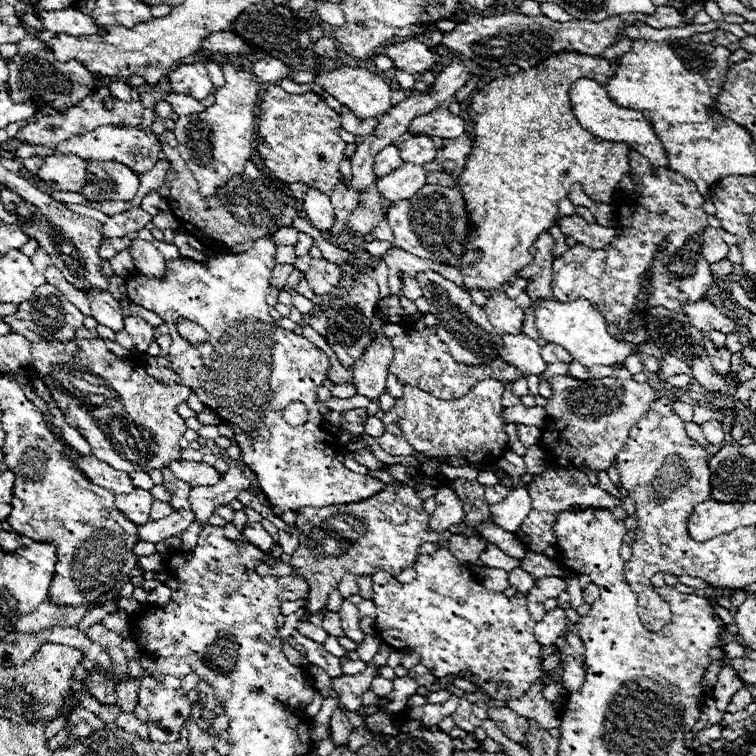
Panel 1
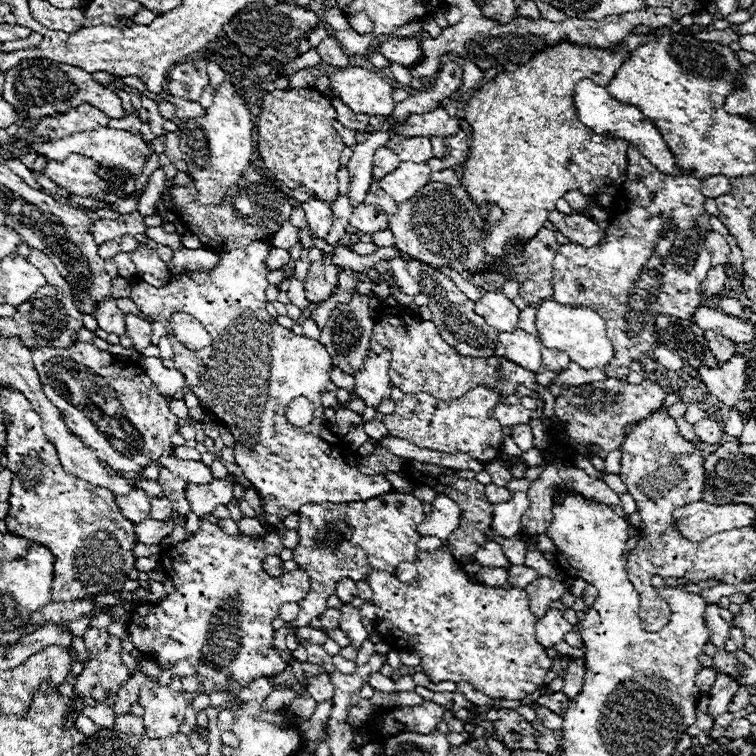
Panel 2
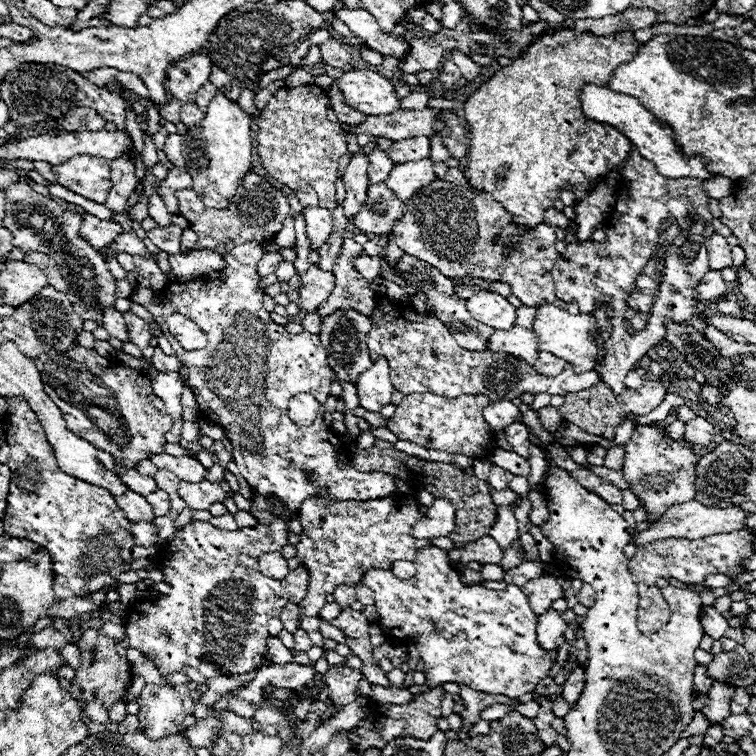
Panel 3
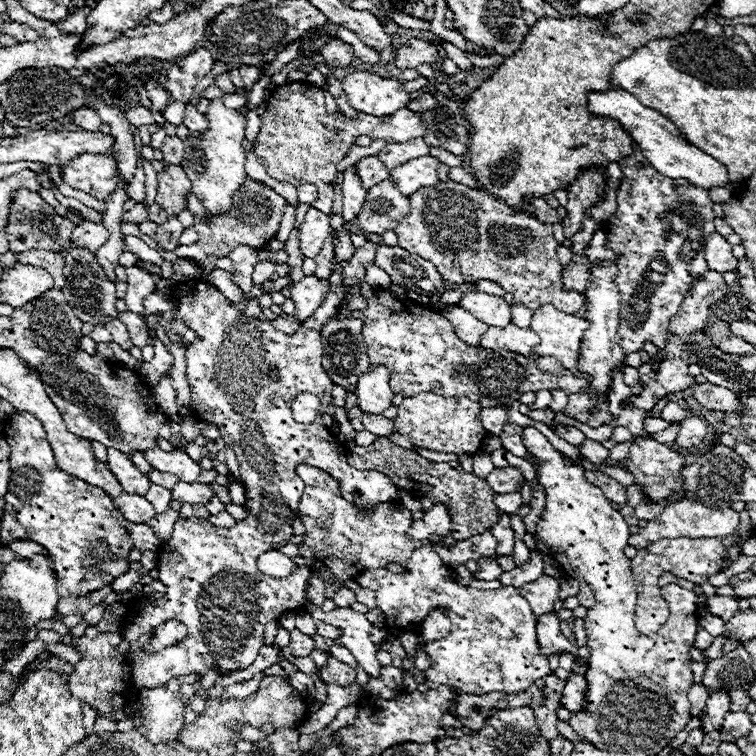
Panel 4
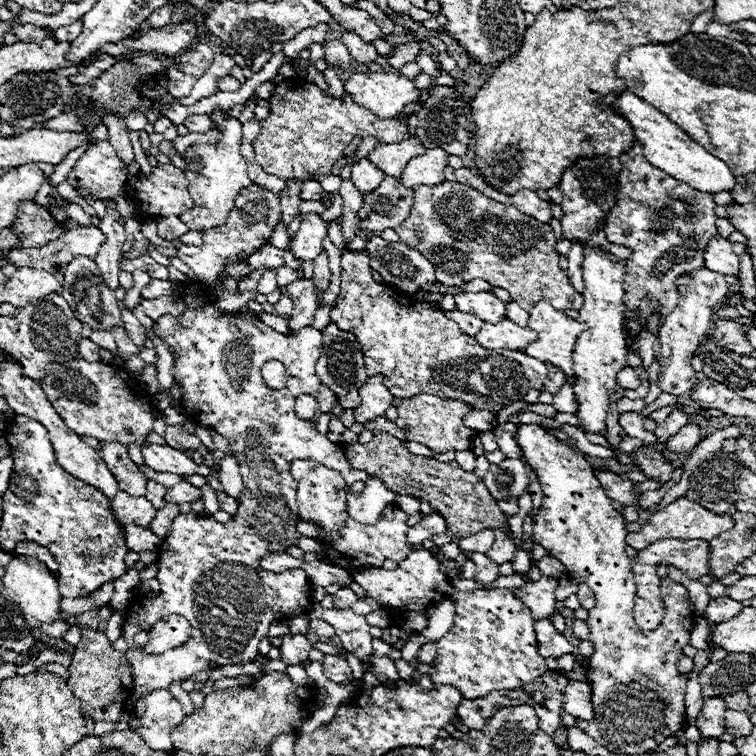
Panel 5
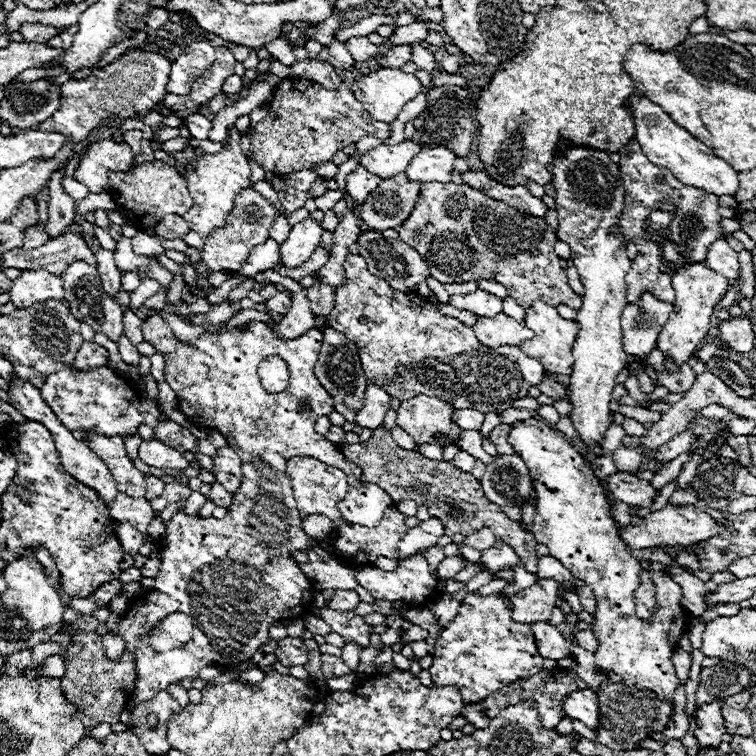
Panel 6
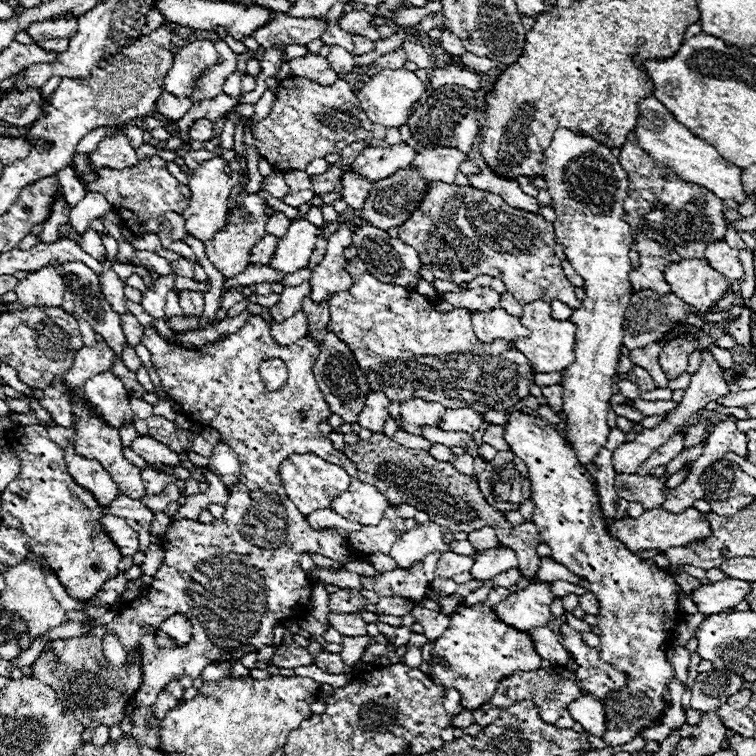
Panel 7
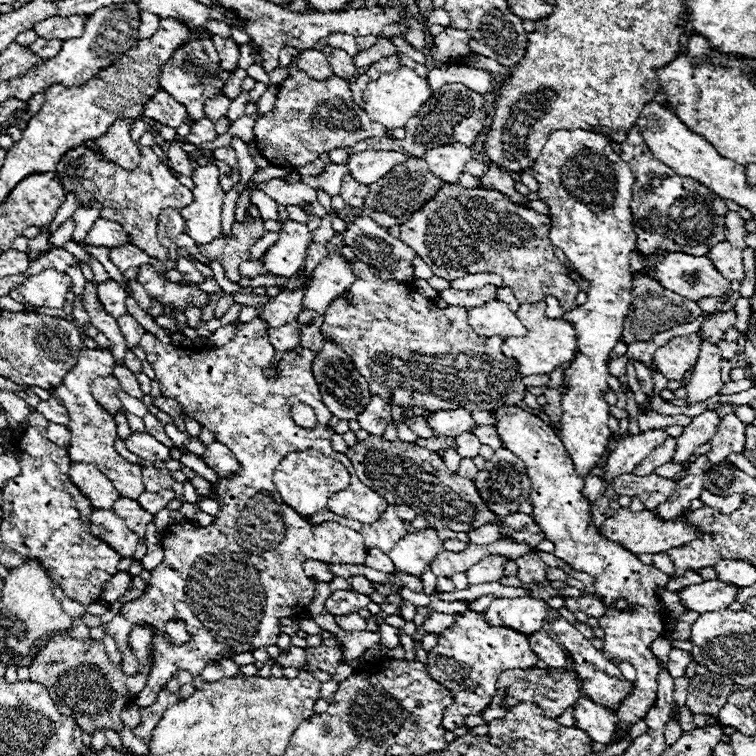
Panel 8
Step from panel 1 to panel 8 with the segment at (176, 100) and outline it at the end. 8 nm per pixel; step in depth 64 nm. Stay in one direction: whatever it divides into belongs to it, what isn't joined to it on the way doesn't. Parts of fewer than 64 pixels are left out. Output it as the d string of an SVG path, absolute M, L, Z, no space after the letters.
M208 118L192 122L192 132L186 136L186 140L194 146L200 146L202 142L212 142L216 138L218 138L218 134L214 130L214 122L208 120Z

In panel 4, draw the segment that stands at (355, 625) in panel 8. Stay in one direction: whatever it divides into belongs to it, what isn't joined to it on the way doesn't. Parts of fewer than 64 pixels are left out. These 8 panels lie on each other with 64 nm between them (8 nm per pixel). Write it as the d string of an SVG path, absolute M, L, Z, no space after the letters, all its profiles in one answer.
M322 608L312 610L312 618L324 620L326 624L332 624L340 628L340 642L346 646L356 662L364 668L366 674L378 676L380 664L376 660L376 648L370 640L370 628L372 624L366 620L364 614L354 612L352 608L336 608L332 612L324 612Z

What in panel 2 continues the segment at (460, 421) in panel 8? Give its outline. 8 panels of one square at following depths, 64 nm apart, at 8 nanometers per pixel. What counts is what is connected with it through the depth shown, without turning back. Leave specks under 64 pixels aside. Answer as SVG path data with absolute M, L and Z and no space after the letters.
M496 404L492 410L492 418L498 420L502 426L516 426L516 424L526 424L530 420L530 416L538 416L542 418L542 408L536 410L526 410L524 406L512 406L512 404Z

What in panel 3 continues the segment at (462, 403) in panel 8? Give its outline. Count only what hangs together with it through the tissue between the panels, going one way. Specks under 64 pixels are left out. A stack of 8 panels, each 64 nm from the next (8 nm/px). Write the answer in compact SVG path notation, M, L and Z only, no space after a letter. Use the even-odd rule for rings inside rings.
M379 235L370 239L370 242L364 244L362 254L366 254L366 256L376 256L376 254L380 254L383 248L386 248L388 245L388 235ZM378 296L372 314L368 316L372 328L368 332L366 344L372 360L384 356L390 366L390 380L394 390L404 396L414 392L434 392L444 398L456 398L460 394L484 394L494 402L518 398L522 392L538 394L550 392L566 396L568 392L580 392L600 382L600 374L596 370L576 374L568 364L566 370L554 378L538 374L530 364L518 360L506 352L470 352L456 344L448 326L440 322L434 314L420 314L412 304L394 306L388 296Z

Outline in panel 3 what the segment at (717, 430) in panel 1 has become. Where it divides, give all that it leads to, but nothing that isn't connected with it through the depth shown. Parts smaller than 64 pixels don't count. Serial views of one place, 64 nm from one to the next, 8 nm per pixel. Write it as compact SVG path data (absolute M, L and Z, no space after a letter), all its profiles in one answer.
M696 416L696 418L692 418L690 422L686 422L684 442L706 446L706 444L710 444L710 442L714 440L714 436L716 436L716 428L714 428L708 420Z

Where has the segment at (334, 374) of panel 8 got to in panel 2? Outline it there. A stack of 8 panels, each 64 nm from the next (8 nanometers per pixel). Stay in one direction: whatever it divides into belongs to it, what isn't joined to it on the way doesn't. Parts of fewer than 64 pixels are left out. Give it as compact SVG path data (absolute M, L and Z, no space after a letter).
M354 296L352 302L338 304L332 310L330 320L326 322L326 326L320 330L320 342L324 344L324 348L332 356L332 364L338 366L346 374L358 372L364 366L366 358L368 358L372 326L374 326L374 320L370 316L370 308L368 308L368 298L366 296Z

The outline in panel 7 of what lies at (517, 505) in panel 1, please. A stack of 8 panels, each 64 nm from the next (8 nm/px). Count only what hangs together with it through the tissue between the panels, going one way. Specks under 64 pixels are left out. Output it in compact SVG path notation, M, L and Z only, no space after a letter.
M500 548L500 552L484 552L484 556L480 556L480 560L472 566L470 574L472 580L492 580L510 568L518 568L518 558L510 548Z

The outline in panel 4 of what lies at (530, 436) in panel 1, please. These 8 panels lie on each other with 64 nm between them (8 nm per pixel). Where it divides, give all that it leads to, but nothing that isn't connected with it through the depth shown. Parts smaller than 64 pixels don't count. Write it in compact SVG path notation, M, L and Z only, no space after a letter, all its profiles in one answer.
M506 424L502 434L500 434L500 442L502 442L502 448L512 452L514 456L518 458L528 458L528 452L522 444L522 426L516 426L516 424Z

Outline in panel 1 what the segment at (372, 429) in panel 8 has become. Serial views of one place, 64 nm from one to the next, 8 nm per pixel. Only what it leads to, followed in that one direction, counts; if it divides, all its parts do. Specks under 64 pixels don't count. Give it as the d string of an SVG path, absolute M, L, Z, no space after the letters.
M386 316L372 318L372 342L364 350L364 356L352 366L356 392L366 396L368 400L378 400L386 390L388 364L394 356L394 350L388 344L388 340L384 340L384 336L376 338L376 332L382 328L384 322Z

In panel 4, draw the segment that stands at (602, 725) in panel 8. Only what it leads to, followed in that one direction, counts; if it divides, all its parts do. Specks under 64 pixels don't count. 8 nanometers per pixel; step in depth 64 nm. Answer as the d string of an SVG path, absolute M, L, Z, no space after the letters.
M572 674L564 686L562 706L568 708L570 712L584 712L586 710L586 704L584 704L586 692L588 692L586 678L582 674Z

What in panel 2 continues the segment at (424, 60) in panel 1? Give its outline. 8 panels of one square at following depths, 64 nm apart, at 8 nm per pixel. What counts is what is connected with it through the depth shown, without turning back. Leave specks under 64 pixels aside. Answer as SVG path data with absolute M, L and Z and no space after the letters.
M390 38L376 44L376 50L386 56L392 62L398 62L402 66L414 66L422 60L422 50L418 46L416 38Z

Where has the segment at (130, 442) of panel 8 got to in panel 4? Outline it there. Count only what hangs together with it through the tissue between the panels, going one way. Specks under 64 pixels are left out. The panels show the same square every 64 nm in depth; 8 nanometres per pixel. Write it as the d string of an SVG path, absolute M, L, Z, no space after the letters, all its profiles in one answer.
M150 448L144 450L144 458L148 460L148 464L154 470L164 470L164 472L172 472L176 474L180 480L192 480L196 482L196 478L200 476L200 464L194 462L184 450L172 450L172 452L164 452L160 448Z

